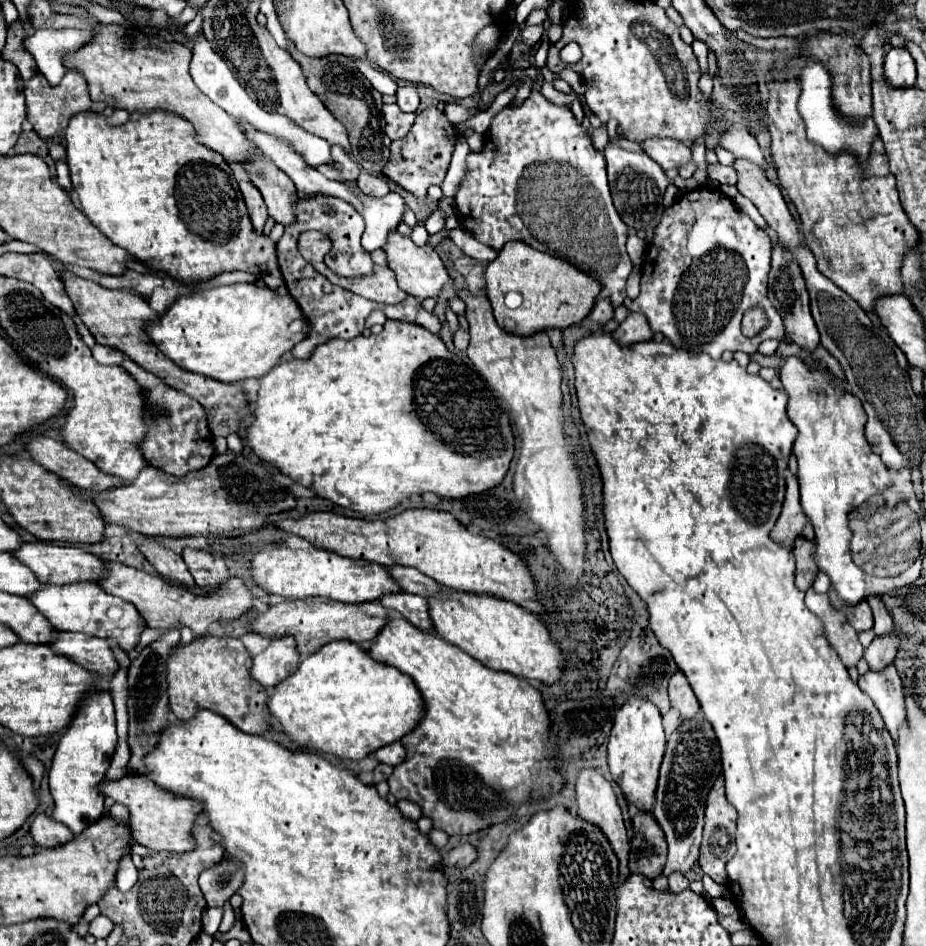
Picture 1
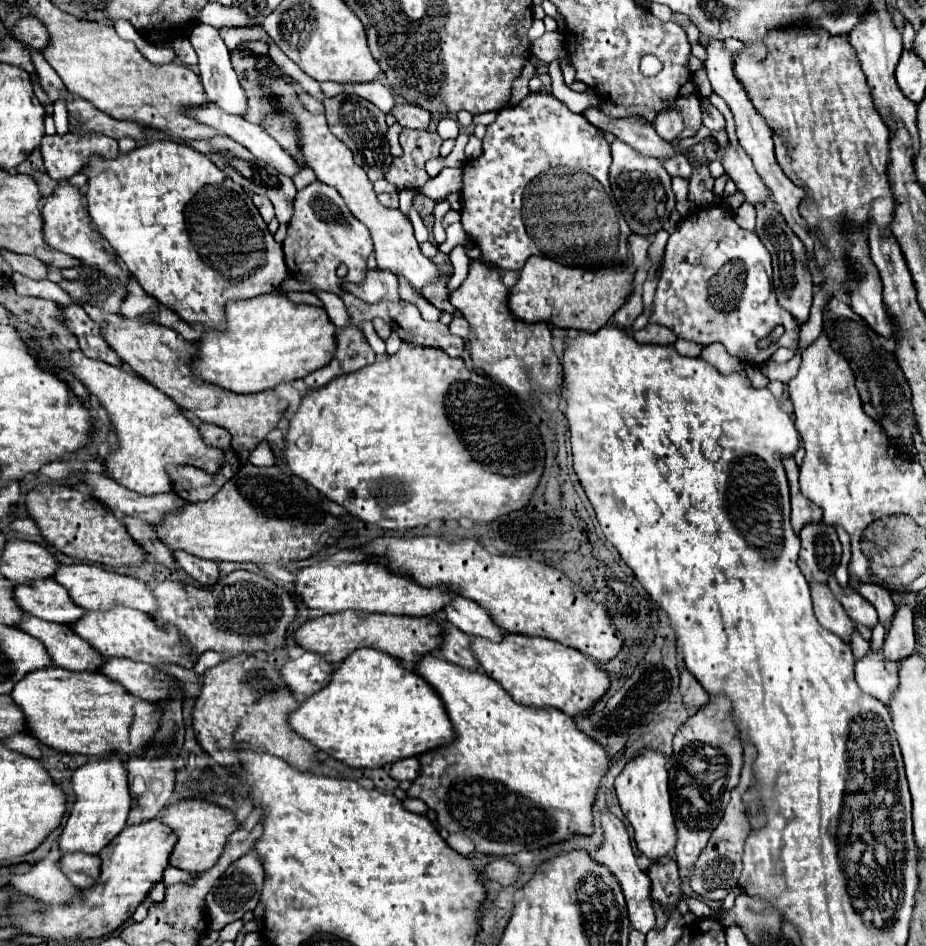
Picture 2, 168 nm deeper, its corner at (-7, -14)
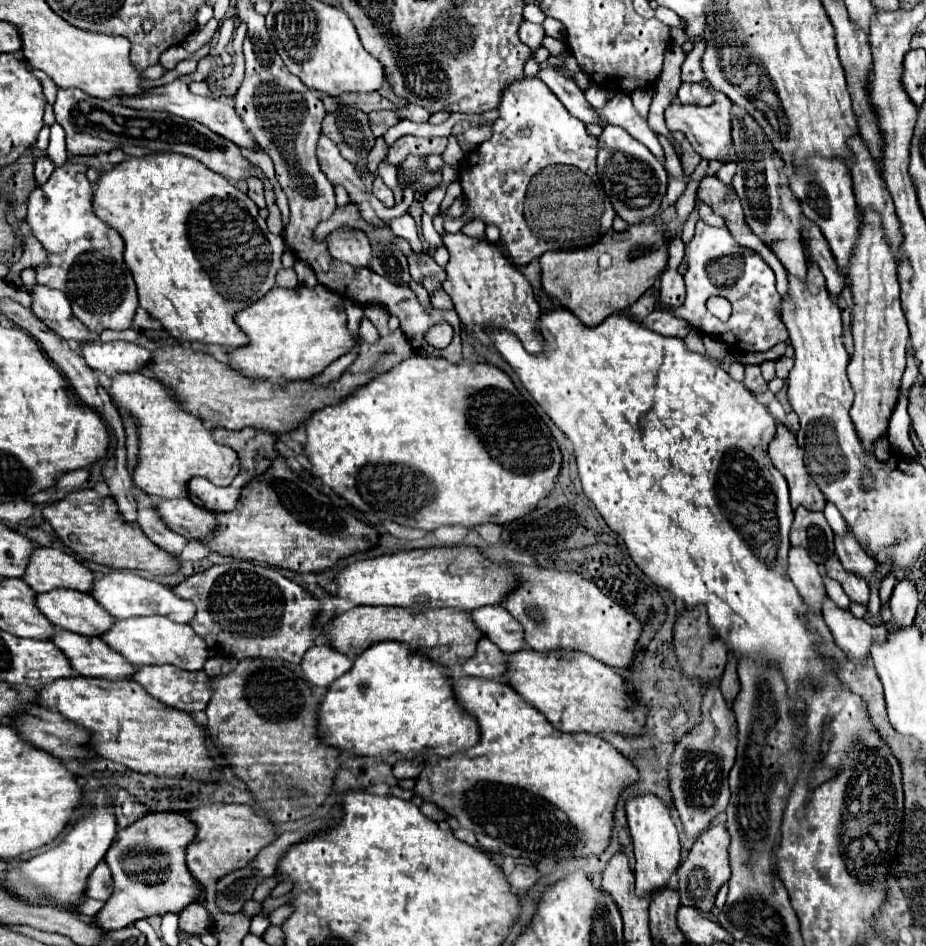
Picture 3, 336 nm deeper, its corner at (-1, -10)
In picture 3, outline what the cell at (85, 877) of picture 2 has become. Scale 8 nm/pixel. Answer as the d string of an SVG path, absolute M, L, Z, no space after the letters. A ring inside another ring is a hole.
M100 861L88 879L88 897L104 901L110 897L110 891L114 891L112 875L110 875L110 869L106 867L106 863Z

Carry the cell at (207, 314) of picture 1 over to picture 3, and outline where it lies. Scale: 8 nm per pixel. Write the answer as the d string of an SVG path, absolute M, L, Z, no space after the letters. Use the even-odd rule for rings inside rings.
M320 283L312 289L306 285L294 289L274 287L264 299L236 315L236 323L248 335L250 343L228 351L232 367L248 379L276 381L282 377L296 381L320 375L332 361L354 347L354 335L346 327L346 313L338 309L340 303L342 297Z

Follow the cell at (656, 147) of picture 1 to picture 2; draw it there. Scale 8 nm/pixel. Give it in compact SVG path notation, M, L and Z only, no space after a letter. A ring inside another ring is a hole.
M588 107L584 111L584 117L598 129L614 133L620 141L628 143L634 151L640 151L640 155L648 155L654 159L660 159L662 163L666 159L676 157L676 149L656 135L656 131L650 125L644 125L640 119L626 117L626 119L612 119L606 117L596 107Z

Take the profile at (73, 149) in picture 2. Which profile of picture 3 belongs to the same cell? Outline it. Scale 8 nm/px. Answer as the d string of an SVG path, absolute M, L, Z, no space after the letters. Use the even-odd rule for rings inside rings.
M44 157L44 159L38 159L38 161L36 161L36 169L34 169L34 179L36 179L38 187L46 183L46 179L48 179L48 177L52 175L52 171L54 171L54 163L52 163L52 161L48 159L48 157Z

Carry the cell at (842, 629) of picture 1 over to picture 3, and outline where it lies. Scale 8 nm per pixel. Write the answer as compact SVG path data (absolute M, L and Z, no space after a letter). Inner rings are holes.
M790 547L788 553L788 577L796 585L798 593L816 613L822 609L822 601L826 599L824 581L818 573L818 565L802 551L802 547Z

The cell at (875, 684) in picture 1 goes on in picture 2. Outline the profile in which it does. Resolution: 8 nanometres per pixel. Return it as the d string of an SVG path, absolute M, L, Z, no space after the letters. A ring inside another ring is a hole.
M868 651L866 657L856 663L856 683L864 693L890 707L898 687L898 663L888 663L882 653Z

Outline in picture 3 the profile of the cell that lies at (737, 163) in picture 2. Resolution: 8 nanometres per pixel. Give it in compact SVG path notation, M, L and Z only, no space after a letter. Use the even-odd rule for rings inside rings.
M714 91L716 103L708 105L708 107L698 107L698 105L684 105L678 103L678 99L674 103L670 103L666 107L666 125L670 127L670 131L682 131L686 135L686 139L690 141L690 145L694 147L696 153L700 153L702 159L718 159L718 161L732 161L732 137L730 137L730 109L732 109L732 101Z

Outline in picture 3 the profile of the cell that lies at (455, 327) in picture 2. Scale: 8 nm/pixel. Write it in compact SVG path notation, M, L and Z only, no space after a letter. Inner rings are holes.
M442 289L434 291L430 297L432 297L430 303L432 303L434 307L440 307L440 309L452 309L452 299L450 299Z

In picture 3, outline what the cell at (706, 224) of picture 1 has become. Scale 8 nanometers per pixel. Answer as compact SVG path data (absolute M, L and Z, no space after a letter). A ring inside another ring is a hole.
M698 221L696 235L686 245L686 259L686 301L682 307L672 307L672 311L678 317L686 319L698 331L724 341L736 353L768 351L776 343L788 341L786 325L776 313L776 307L782 297L776 291L774 271L762 261L762 257L756 251L734 243L734 237L726 227L710 227L704 221ZM708 295L722 295L730 301L730 321L720 321L714 315L710 315L710 311L706 311L704 305Z

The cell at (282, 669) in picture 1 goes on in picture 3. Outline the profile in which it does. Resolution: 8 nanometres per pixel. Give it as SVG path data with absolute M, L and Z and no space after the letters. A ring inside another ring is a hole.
M314 645L302 659L302 671L312 685L328 687L334 679L344 675L354 665L346 655L330 649L328 645Z

